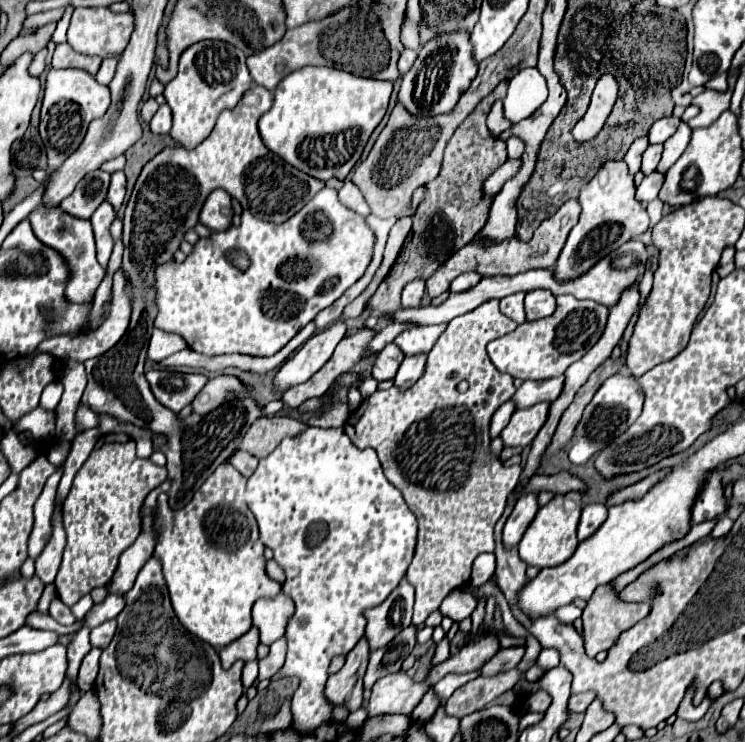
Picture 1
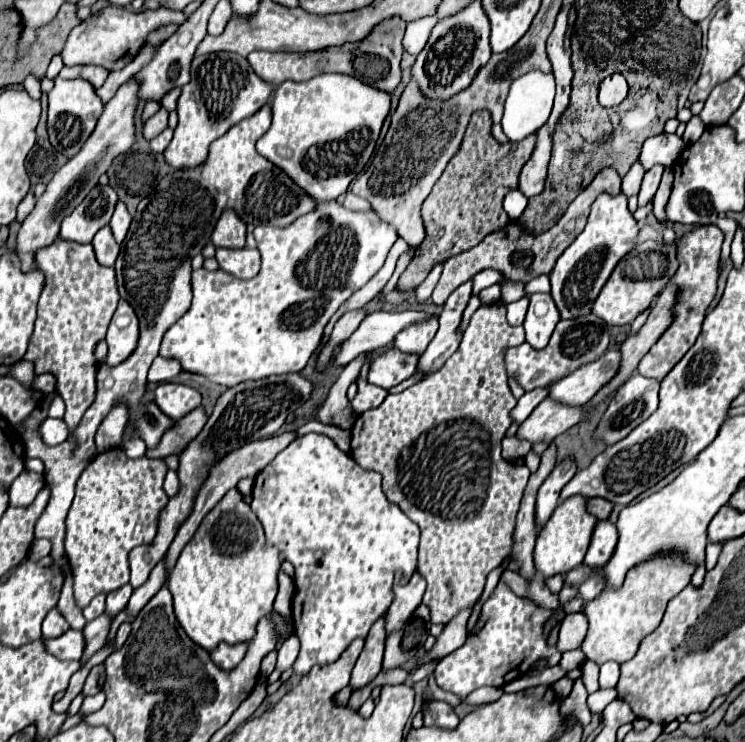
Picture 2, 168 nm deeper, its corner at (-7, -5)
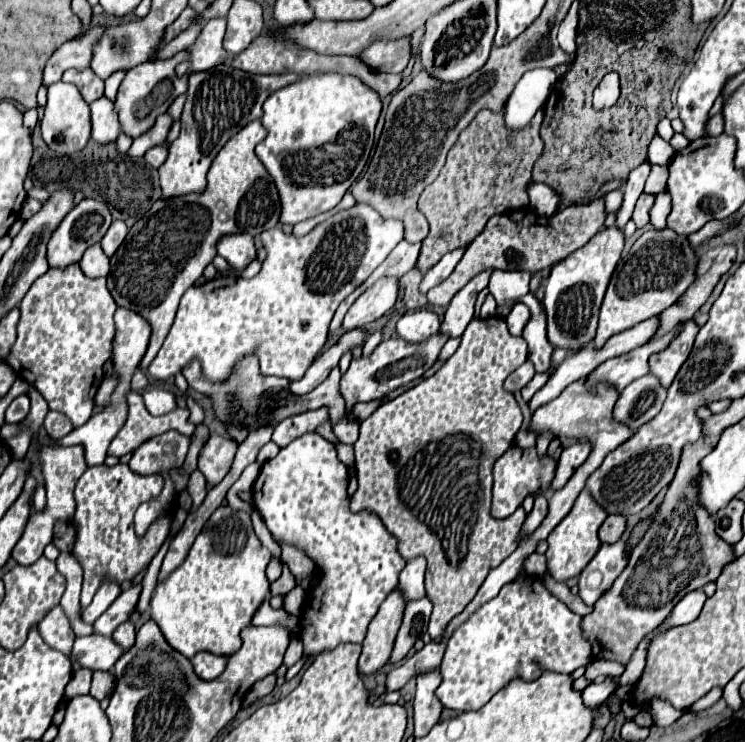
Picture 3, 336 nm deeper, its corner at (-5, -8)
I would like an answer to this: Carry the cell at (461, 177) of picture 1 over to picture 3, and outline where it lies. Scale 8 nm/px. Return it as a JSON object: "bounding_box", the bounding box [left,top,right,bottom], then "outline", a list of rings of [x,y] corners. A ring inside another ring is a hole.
{"bounding_box":[415,110,543,272],"outline":[[[481,110],[461,132],[457,144],[449,150],[441,174],[423,190],[419,198],[419,212],[431,224],[431,232],[423,240],[421,254],[415,264],[417,270],[425,272],[447,252],[469,246],[475,236],[481,234],[491,216],[529,206],[525,188],[531,180],[531,168],[543,152],[543,140],[539,136],[541,120],[543,110],[537,112],[529,128],[509,132],[503,124],[503,112],[493,114],[489,110]]]}

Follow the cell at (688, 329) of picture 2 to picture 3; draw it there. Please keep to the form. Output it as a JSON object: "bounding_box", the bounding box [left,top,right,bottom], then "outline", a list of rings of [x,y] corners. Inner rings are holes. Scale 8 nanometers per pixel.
{"bounding_box":[649,320,699,388],"outline":[[[687,320],[683,324],[681,332],[673,338],[673,342],[669,342],[669,346],[665,350],[655,352],[649,358],[649,372],[653,376],[657,376],[665,388],[669,388],[669,384],[673,382],[681,364],[687,360],[697,332],[699,332],[699,326],[693,320]]]}

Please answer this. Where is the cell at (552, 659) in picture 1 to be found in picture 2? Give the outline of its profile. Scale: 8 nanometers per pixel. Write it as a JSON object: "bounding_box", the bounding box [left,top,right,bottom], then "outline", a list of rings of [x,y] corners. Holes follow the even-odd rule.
{"bounding_box":[559,649,585,671],"outline":[[[573,649],[573,651],[563,653],[563,659],[561,659],[559,665],[561,665],[565,671],[571,671],[571,669],[581,667],[583,661],[585,661],[585,653],[583,653],[581,649]]]}

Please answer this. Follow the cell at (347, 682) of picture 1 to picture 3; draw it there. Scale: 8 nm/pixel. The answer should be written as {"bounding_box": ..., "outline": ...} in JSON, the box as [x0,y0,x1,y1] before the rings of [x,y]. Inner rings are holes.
{"bounding_box":[359,590,405,674],"outline":[[[395,590],[385,598],[379,606],[379,612],[369,624],[367,636],[363,640],[363,652],[359,656],[359,670],[363,674],[375,674],[389,660],[395,634],[401,624],[401,616],[405,610],[405,602],[401,594]]]}

